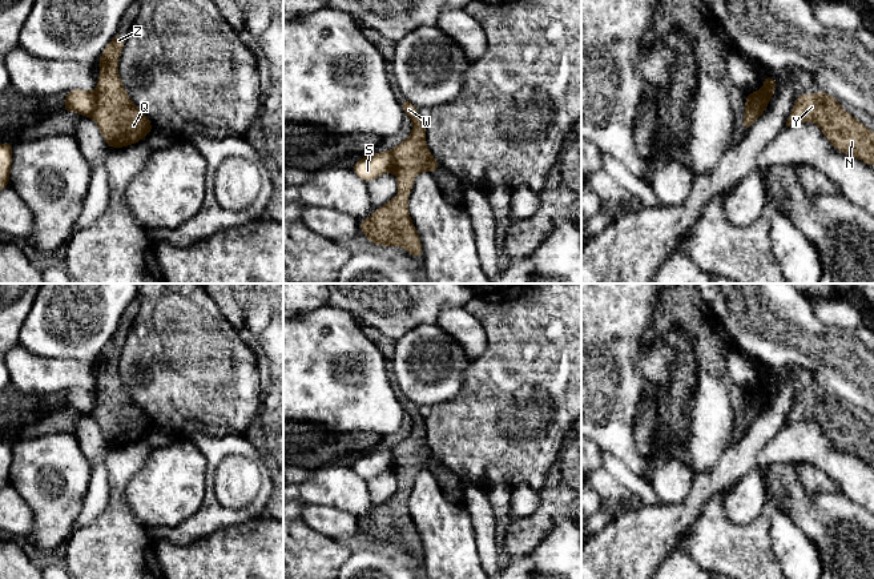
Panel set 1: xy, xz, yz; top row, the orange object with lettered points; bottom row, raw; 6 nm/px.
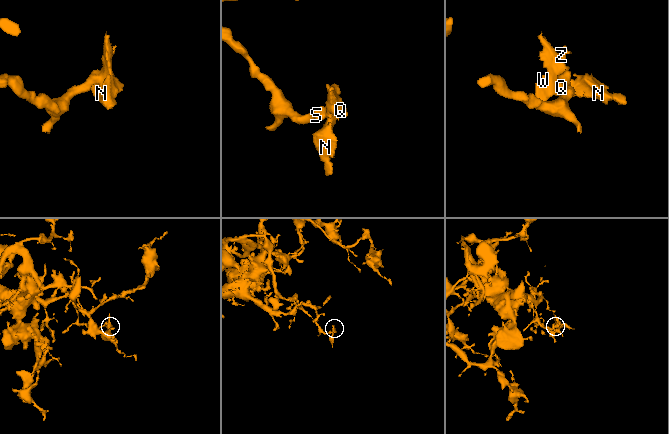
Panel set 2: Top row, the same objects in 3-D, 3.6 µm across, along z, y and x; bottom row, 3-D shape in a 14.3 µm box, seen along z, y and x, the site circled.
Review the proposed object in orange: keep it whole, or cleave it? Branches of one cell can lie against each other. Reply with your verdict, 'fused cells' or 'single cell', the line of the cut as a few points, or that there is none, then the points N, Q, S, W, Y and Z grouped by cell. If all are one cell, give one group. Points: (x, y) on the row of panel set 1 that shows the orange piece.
fused cells; cut yz (764, 88), (761, 99), (753, 95), (746, 97); groups N Q W Y Z / S

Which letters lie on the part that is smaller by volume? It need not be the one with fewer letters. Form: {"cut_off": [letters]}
{"cut_off": ["N", "Q", "W", "Y", "Z"]}

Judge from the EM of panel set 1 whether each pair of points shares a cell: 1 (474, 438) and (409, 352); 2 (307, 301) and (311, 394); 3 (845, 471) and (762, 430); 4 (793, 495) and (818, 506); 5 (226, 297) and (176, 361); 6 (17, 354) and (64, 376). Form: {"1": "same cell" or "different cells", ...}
{"1": "different cells", "2": "different cells", "3": "different cells", "4": "same cell", "5": "different cells", "6": "same cell"}

